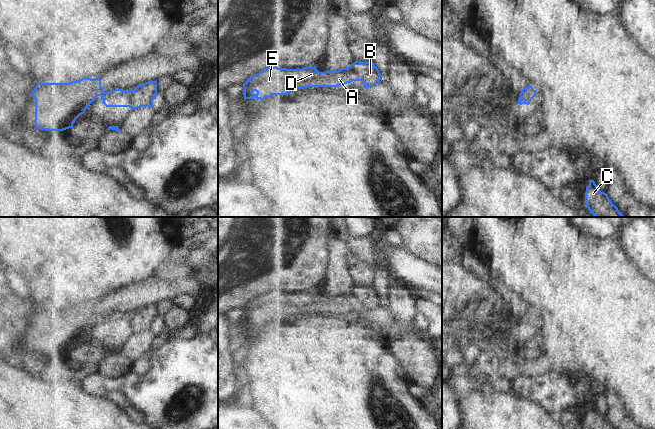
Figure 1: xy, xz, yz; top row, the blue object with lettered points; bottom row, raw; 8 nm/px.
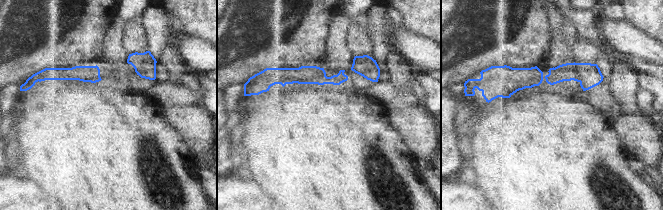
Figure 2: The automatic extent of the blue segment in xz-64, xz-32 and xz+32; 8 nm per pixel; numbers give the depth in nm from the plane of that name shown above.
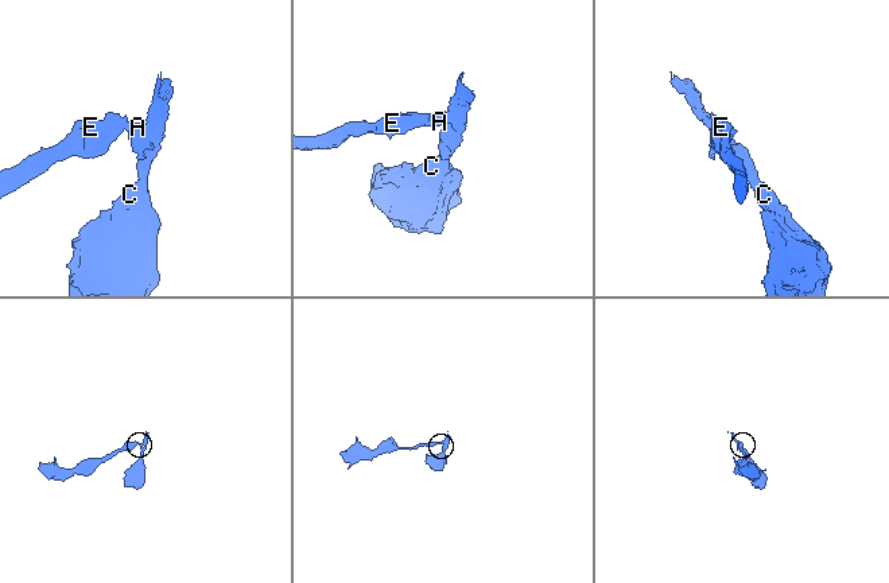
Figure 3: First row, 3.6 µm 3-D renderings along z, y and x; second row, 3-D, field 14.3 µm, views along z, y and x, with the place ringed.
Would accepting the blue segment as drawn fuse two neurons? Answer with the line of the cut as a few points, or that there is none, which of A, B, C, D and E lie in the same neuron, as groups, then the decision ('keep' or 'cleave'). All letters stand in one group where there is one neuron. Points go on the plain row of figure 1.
xz (326, 296), (324, 309) | A B C / D E | cleave

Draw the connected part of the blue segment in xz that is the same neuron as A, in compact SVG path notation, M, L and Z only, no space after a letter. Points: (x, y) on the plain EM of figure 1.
M355 285L338 295L326 295L325 311L339 311L352 305L363 305L364 312L380 307L381 298L373 286Z

